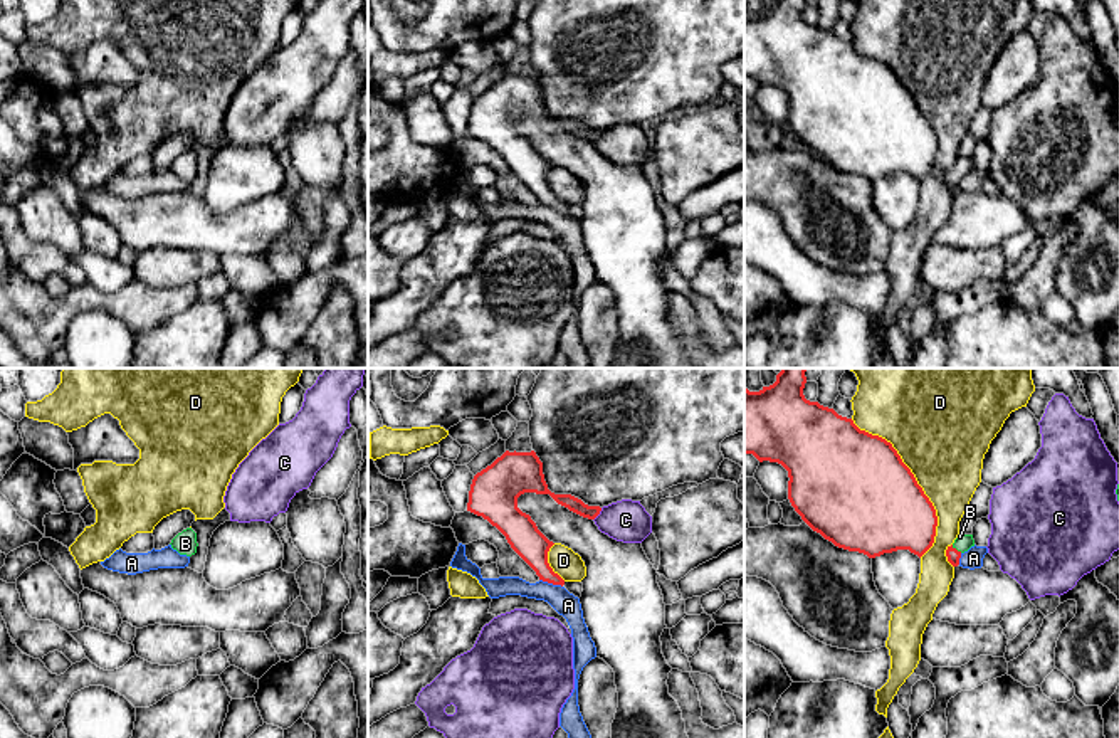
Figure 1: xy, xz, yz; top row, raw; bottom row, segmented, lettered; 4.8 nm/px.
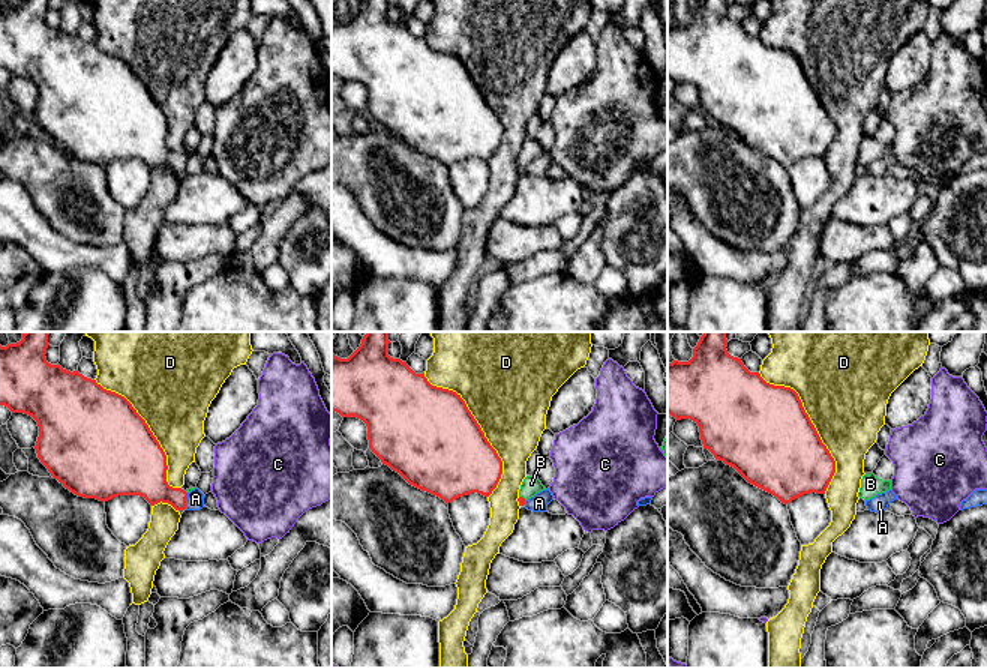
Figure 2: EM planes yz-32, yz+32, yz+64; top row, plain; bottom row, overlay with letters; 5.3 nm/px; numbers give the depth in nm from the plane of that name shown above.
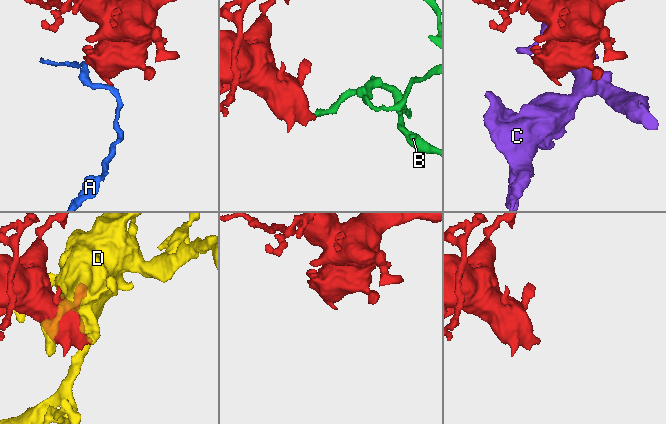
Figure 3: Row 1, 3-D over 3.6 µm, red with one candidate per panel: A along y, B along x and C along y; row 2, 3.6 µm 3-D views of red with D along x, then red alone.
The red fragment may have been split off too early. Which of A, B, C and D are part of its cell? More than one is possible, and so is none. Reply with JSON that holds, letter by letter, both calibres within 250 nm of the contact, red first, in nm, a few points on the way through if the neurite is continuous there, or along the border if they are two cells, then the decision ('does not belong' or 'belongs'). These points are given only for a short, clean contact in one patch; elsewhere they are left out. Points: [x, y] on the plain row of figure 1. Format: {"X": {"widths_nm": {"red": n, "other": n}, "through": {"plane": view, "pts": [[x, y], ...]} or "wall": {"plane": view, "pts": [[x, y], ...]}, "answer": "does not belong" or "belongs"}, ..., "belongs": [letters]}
{"A": {"widths_nm": {"red": 160, "other": 120}, "answer": "does not belong"}, "B": {"widths_nm": {"red": 70, "other": 80}, "through": {"plane": "yz", "pts": [[953, 179], [955, 172], [963, 165]]}, "answer": "belongs"}, "C": {"widths_nm": {"red": 70, "other": 200}, "answer": "does not belong"}, "D": {"widths_nm": {"red": 500, "other": 440}, "answer": "does not belong"}, "belongs": ["B"]}

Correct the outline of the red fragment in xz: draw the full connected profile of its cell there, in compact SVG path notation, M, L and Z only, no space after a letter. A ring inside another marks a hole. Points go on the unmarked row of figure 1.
M506 74L472 103L467 134L496 150L539 203L563 210L565 203L548 187L548 175L554 166L517 131L517 121L524 116L549 118L558 128L588 143L595 143L602 131L588 129L571 118L551 116L534 74Z

